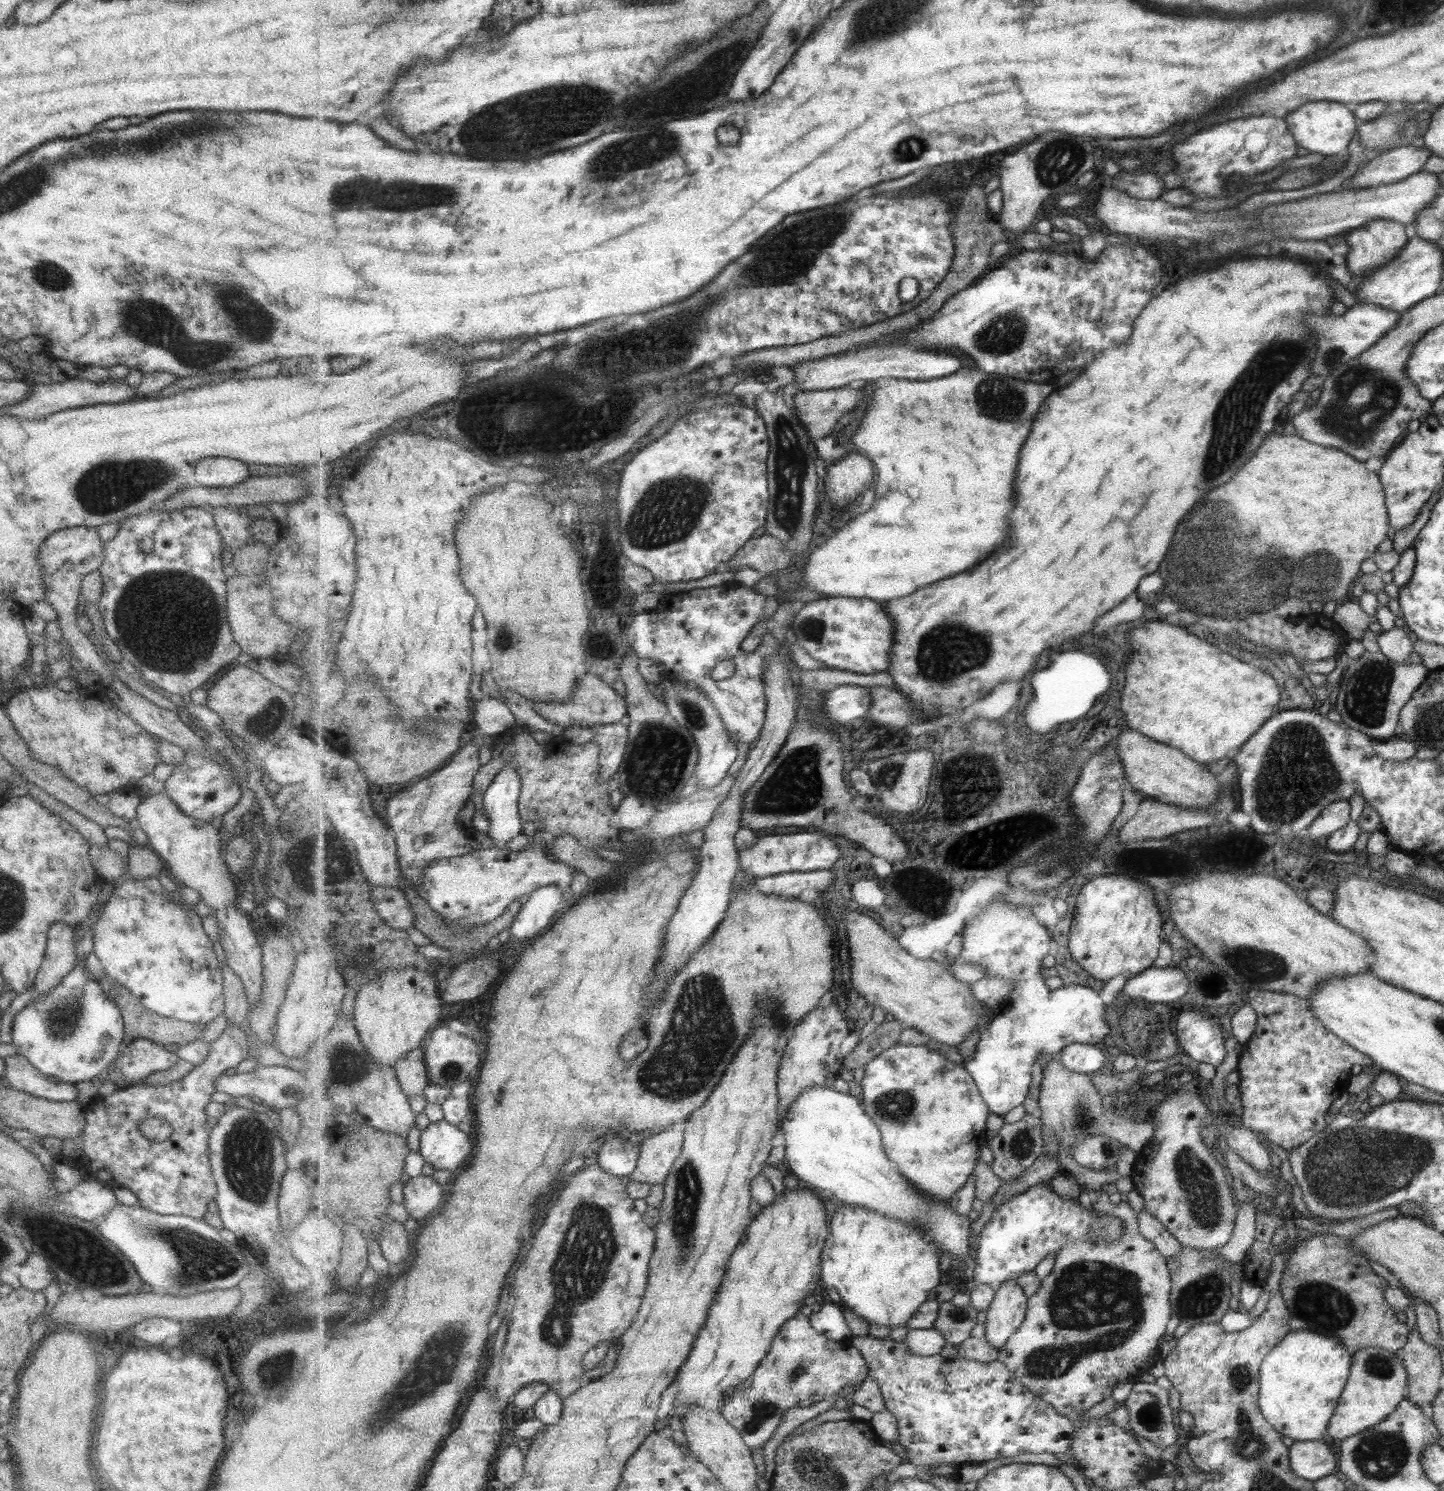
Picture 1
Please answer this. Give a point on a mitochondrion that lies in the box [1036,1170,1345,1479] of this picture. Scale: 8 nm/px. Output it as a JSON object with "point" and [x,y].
{"point":[1199,1299]}

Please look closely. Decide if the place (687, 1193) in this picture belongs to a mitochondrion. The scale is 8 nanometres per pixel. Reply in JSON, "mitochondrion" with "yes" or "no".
{"mitochondrion":"yes"}

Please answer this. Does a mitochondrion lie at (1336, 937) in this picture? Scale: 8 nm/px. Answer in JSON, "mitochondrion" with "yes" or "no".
{"mitochondrion":"no"}

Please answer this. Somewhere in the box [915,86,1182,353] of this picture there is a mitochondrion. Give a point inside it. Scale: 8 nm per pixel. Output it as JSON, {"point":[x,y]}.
{"point":[1059,160]}

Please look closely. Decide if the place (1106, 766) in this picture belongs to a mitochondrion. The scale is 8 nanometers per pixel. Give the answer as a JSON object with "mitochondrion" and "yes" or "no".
{"mitochondrion":"yes"}

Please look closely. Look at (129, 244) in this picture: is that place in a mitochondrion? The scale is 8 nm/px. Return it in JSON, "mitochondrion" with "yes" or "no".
{"mitochondrion":"no"}

